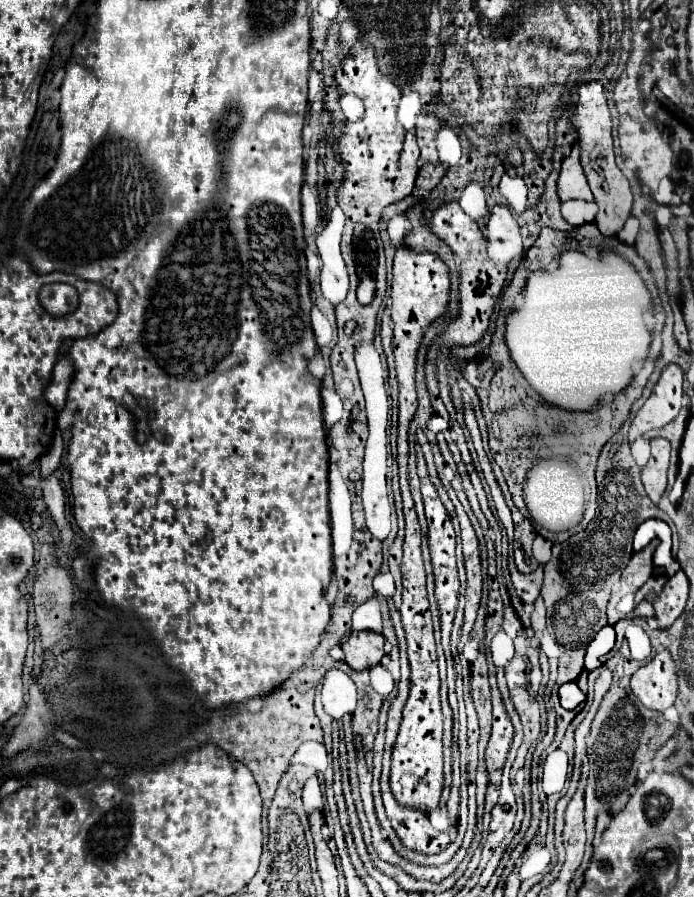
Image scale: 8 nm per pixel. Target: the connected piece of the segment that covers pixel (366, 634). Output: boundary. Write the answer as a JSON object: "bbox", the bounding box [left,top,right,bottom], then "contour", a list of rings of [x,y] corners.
{"bbox":[343,631,385,671],"contour":[[[351,631],[347,643],[343,643],[343,653],[345,653],[345,663],[351,665],[355,671],[365,671],[373,665],[377,665],[385,651],[385,637],[373,631]]]}

